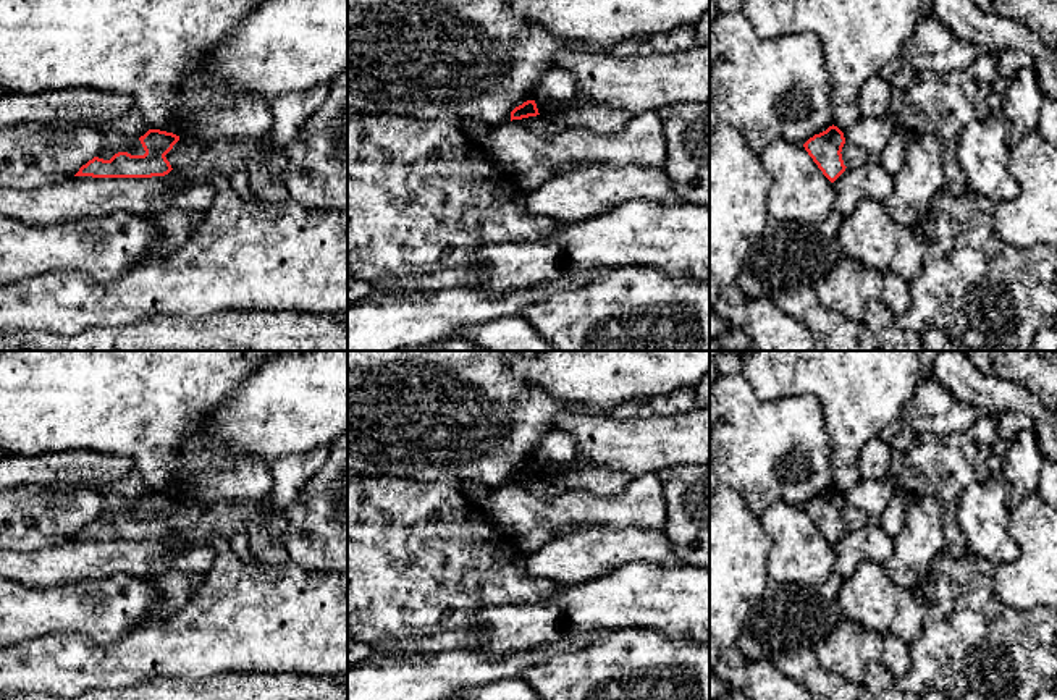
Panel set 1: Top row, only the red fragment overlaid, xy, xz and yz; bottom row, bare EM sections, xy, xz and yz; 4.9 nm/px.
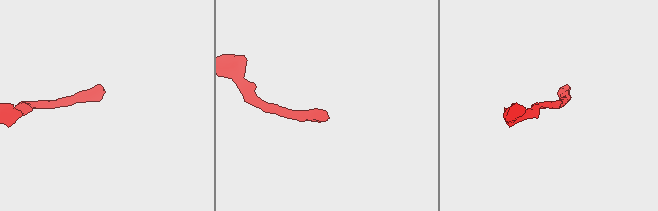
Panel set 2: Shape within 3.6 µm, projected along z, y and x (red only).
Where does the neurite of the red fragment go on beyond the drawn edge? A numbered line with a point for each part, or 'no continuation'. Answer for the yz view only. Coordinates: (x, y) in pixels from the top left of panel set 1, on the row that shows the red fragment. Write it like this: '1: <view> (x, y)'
no continuation

